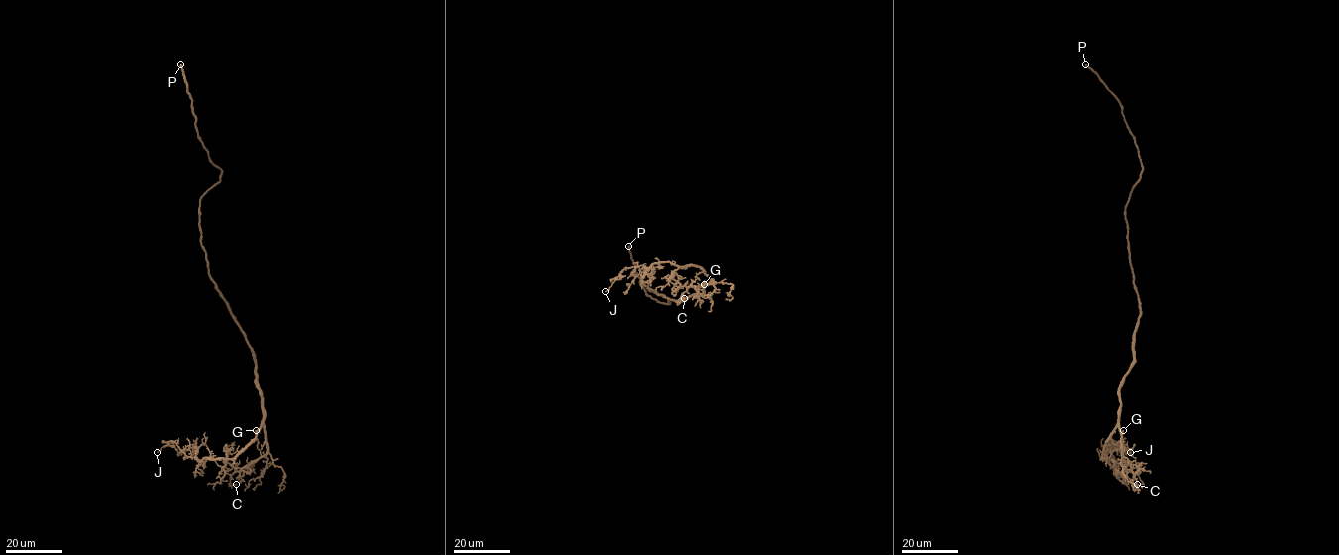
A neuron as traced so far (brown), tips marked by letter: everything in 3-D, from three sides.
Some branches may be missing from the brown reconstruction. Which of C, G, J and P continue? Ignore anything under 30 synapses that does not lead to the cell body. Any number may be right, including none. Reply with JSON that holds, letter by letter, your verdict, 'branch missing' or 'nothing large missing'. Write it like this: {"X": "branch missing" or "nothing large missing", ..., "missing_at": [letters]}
{"C": "nothing large missing", "G": "nothing large missing", "J": "nothing large missing", "P": "branch missing", "missing_at": ["P"]}

